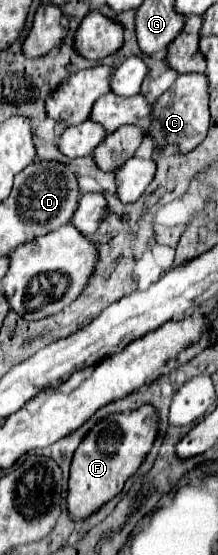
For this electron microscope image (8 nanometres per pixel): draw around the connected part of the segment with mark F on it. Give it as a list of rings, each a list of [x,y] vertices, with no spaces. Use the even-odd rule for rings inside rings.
[[[141,406],[139,410],[133,410],[131,414],[111,414],[107,416],[97,428],[93,428],[81,446],[77,448],[71,472],[69,472],[69,484],[67,484],[67,512],[73,522],[85,520],[91,514],[95,514],[103,504],[107,504],[111,498],[115,498],[129,476],[137,472],[141,466],[145,454],[151,450],[155,438],[157,438],[157,414],[151,406]]]

